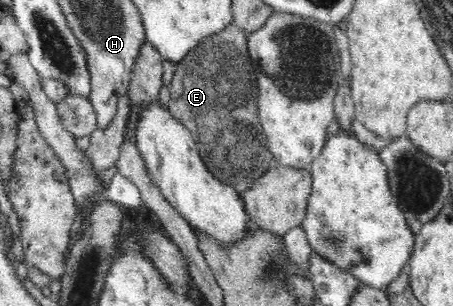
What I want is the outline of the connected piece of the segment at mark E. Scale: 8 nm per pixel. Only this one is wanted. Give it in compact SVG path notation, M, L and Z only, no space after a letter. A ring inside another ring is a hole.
M233 24L225 33L197 46L183 61L177 62L171 83L167 86L169 99L165 104L166 111L192 134L201 158L214 176L226 185L236 187L240 193L249 190L265 169L274 164L274 160L269 159L269 146L261 146L261 142L253 138L253 134L261 134L261 126L257 126L258 86L253 78L255 64L247 52L246 36Z

